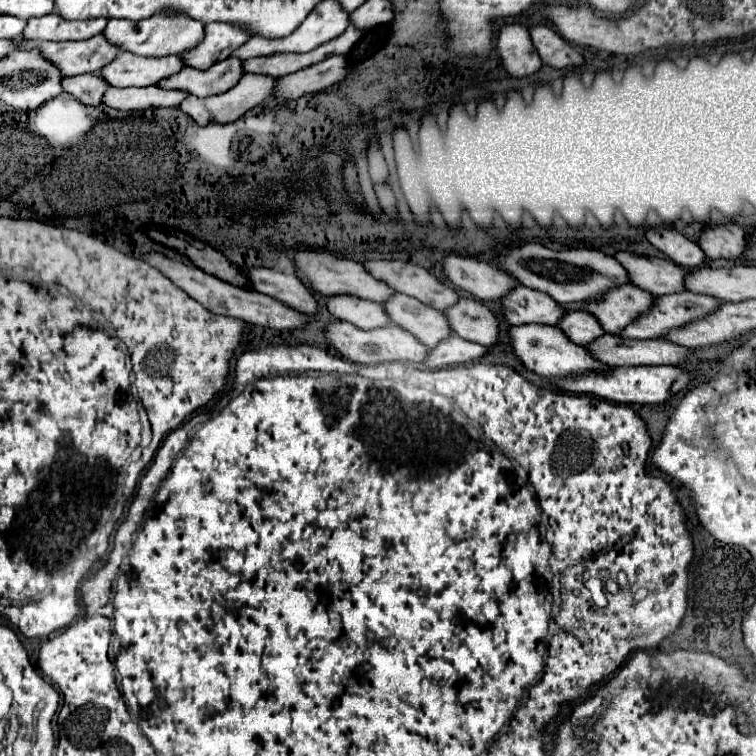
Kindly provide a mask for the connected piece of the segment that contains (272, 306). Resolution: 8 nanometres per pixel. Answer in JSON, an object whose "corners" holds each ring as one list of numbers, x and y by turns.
{"corners":[[151,252,151,254,143,254,141,256,143,262,147,262,149,266,157,268,165,278,169,278,175,286,183,288,183,292,187,292,195,302,199,302,203,308,207,308,213,314,221,314,221,316,231,316,231,318,241,318,249,324,257,324,257,326,265,326,265,328,275,328,275,330,293,330,299,326,305,326,309,316,305,314,297,314,295,310,283,306,281,302,277,302,271,296,263,296,259,292,253,290,245,290,241,286,233,286,229,282,223,282,195,266,187,266,181,260,173,260,167,258,159,252]]}

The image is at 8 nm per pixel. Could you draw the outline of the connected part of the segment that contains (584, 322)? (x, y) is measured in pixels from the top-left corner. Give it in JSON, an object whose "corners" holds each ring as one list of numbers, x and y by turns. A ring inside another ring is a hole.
{"corners":[[567,312,557,326,567,334,567,338,571,338,575,344,583,344,583,346,587,342,591,342,593,338,603,336,603,328,587,312]]}

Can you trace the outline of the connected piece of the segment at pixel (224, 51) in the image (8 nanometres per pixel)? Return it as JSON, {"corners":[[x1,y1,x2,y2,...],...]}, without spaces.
{"corners":[[213,22,205,26,205,36,199,42,199,46,193,46,189,52,185,50,179,54,185,62,183,66,207,70,215,62,221,62,229,58,229,54,239,48,241,44,247,42,247,32,241,30,239,26,233,24,223,24,223,22]]}

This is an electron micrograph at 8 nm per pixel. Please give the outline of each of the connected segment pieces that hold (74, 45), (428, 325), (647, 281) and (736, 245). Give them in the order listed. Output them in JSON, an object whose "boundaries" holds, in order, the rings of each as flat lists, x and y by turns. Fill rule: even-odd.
{"boundaries":[[[97,34,89,40,79,42,31,42,15,38,15,48,23,52,39,50,47,62,59,66,63,76,77,76,77,74,95,74,105,64,109,64,121,50,111,46,103,34]],[[395,294,393,298,387,298,383,308,395,326,415,334,415,338,419,338,419,342,429,348,437,346,439,340,451,334,443,312,433,310,405,294]],[[617,252,615,260,627,270,631,284,639,286,641,290,647,290,653,296,685,290,685,270,671,260,649,258,631,252]],[[719,224,713,228,703,228,699,236,699,246,709,260,717,258,739,258,743,254,743,228,739,224]]]}

